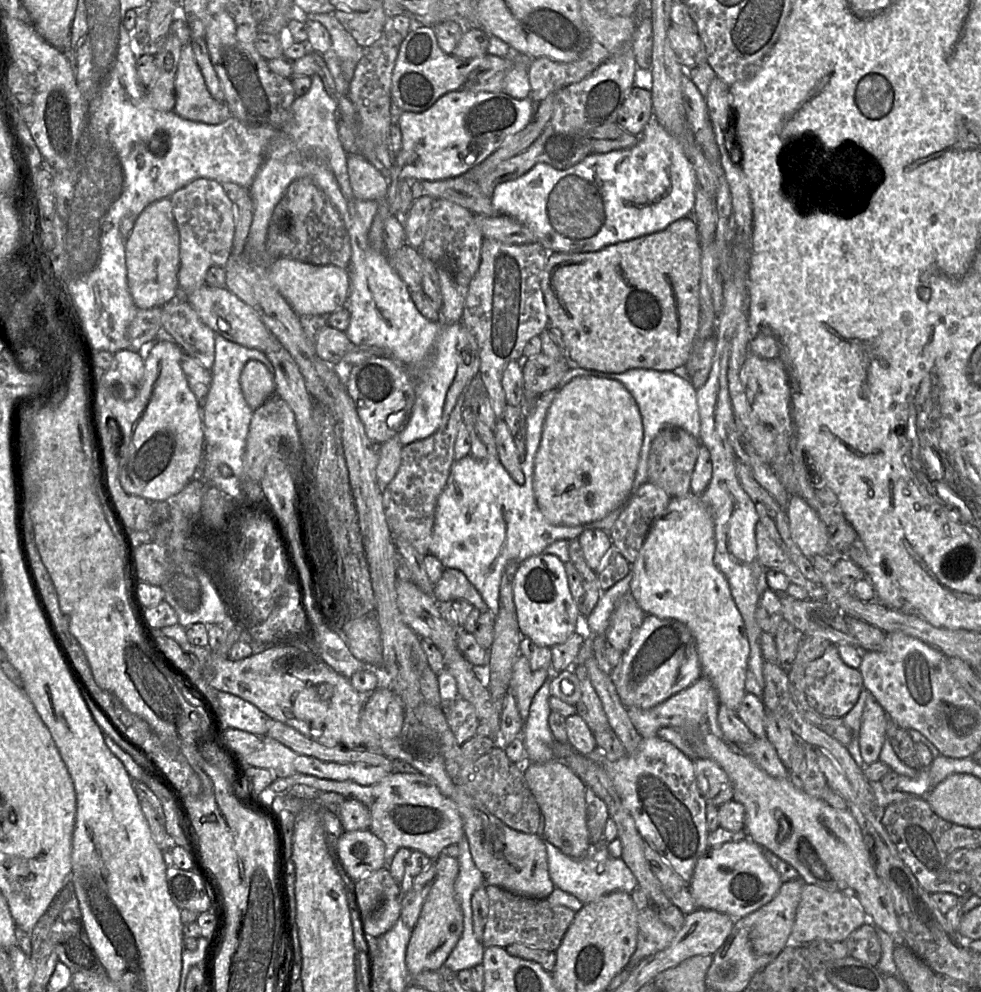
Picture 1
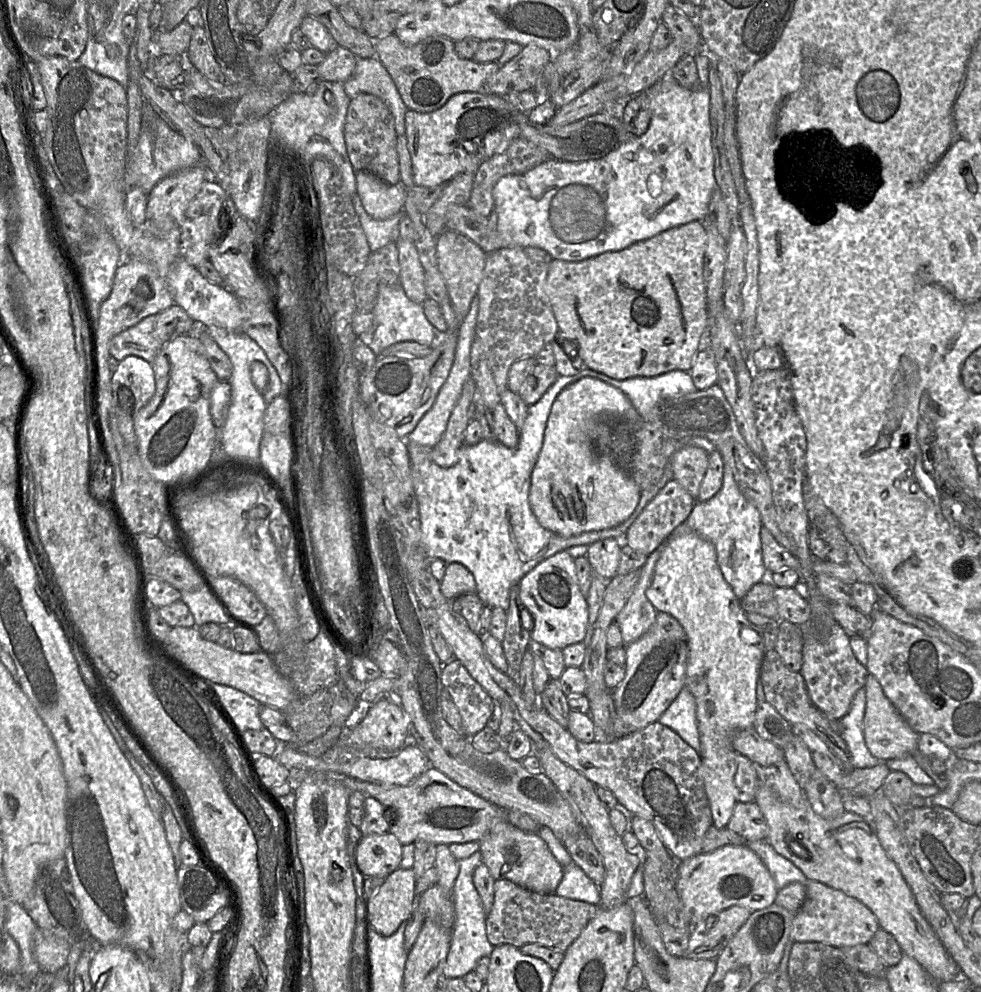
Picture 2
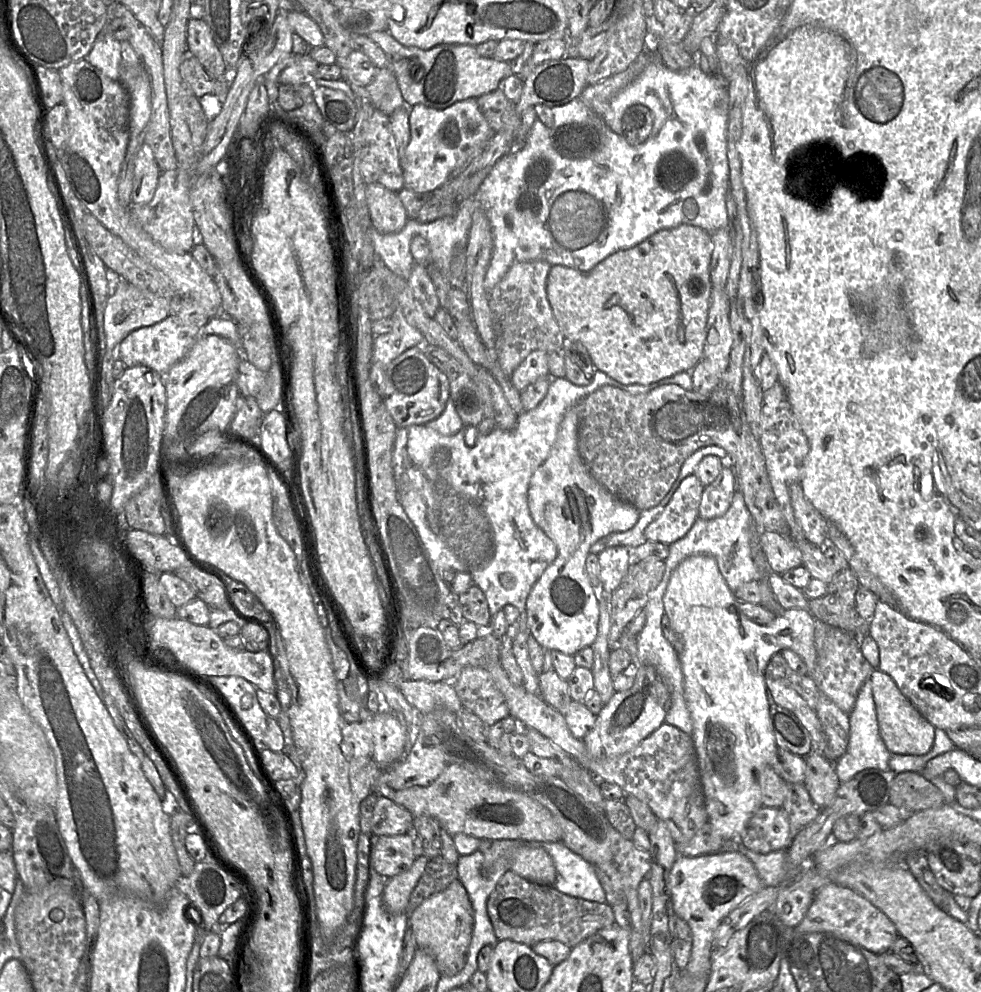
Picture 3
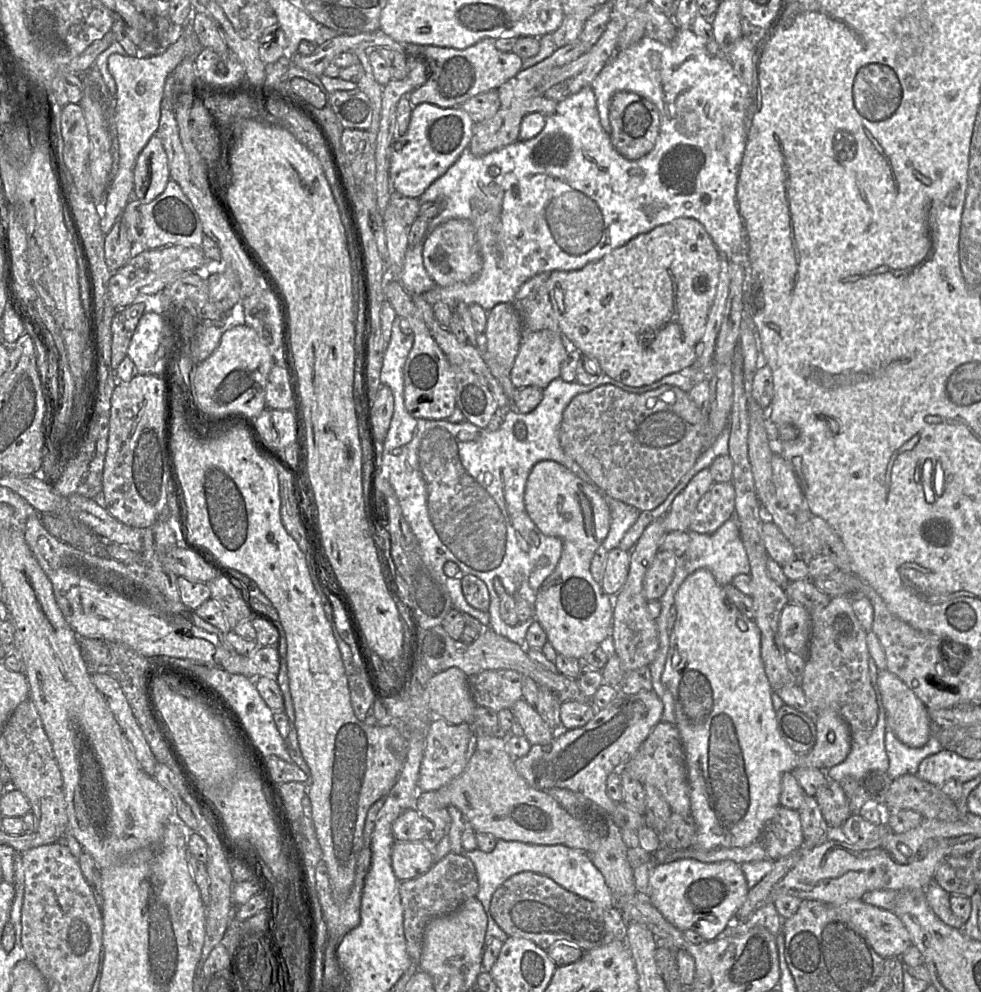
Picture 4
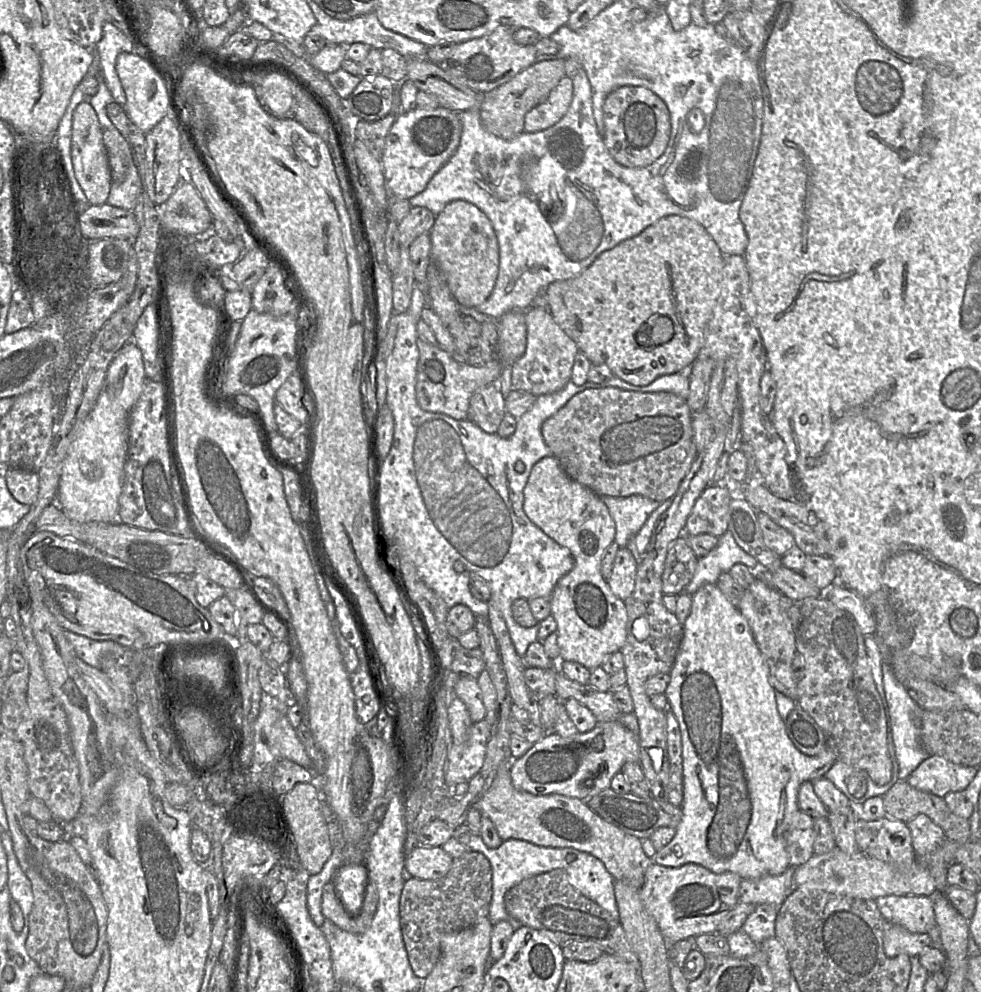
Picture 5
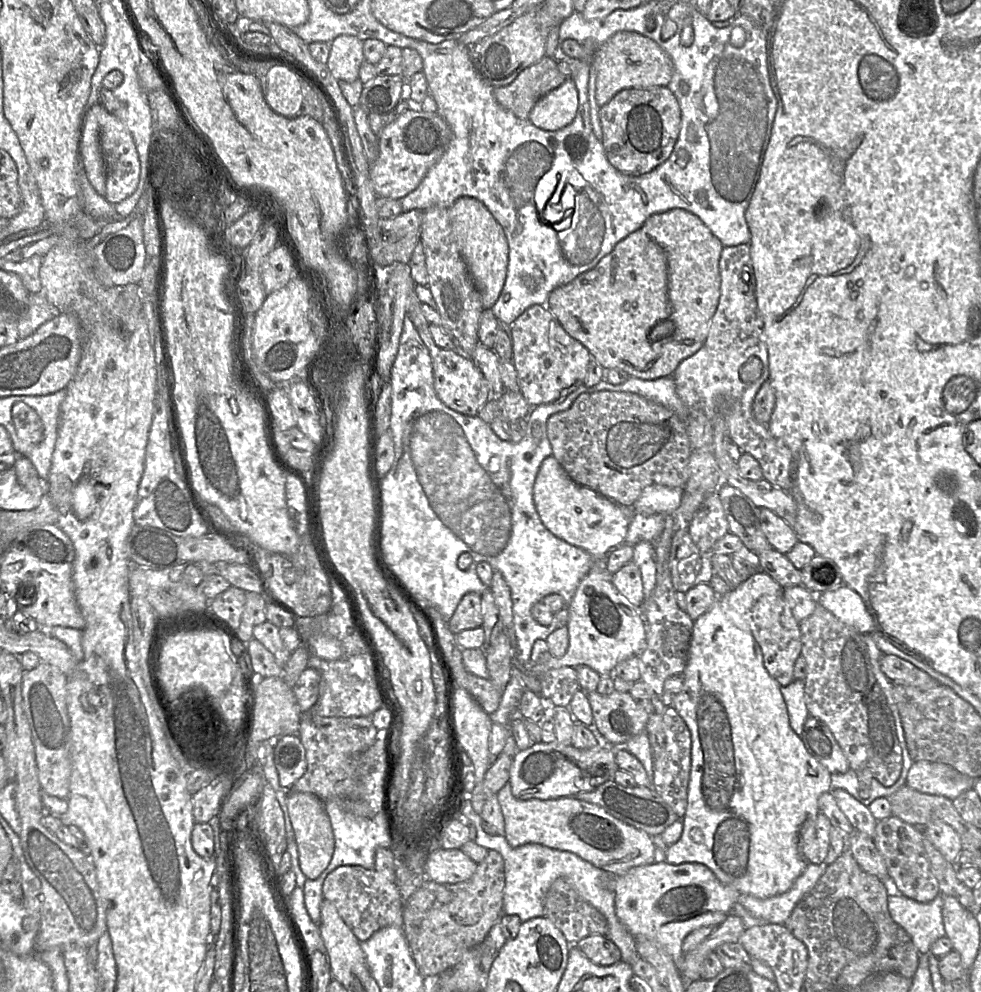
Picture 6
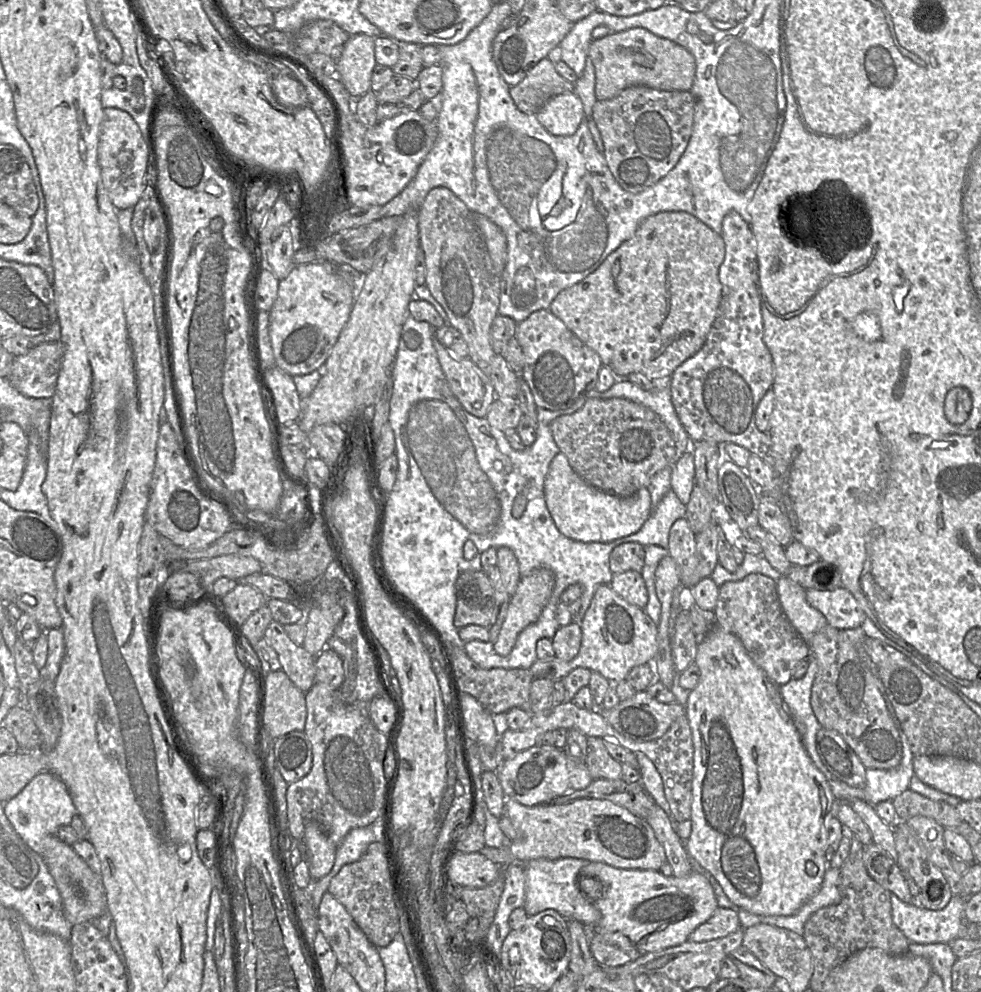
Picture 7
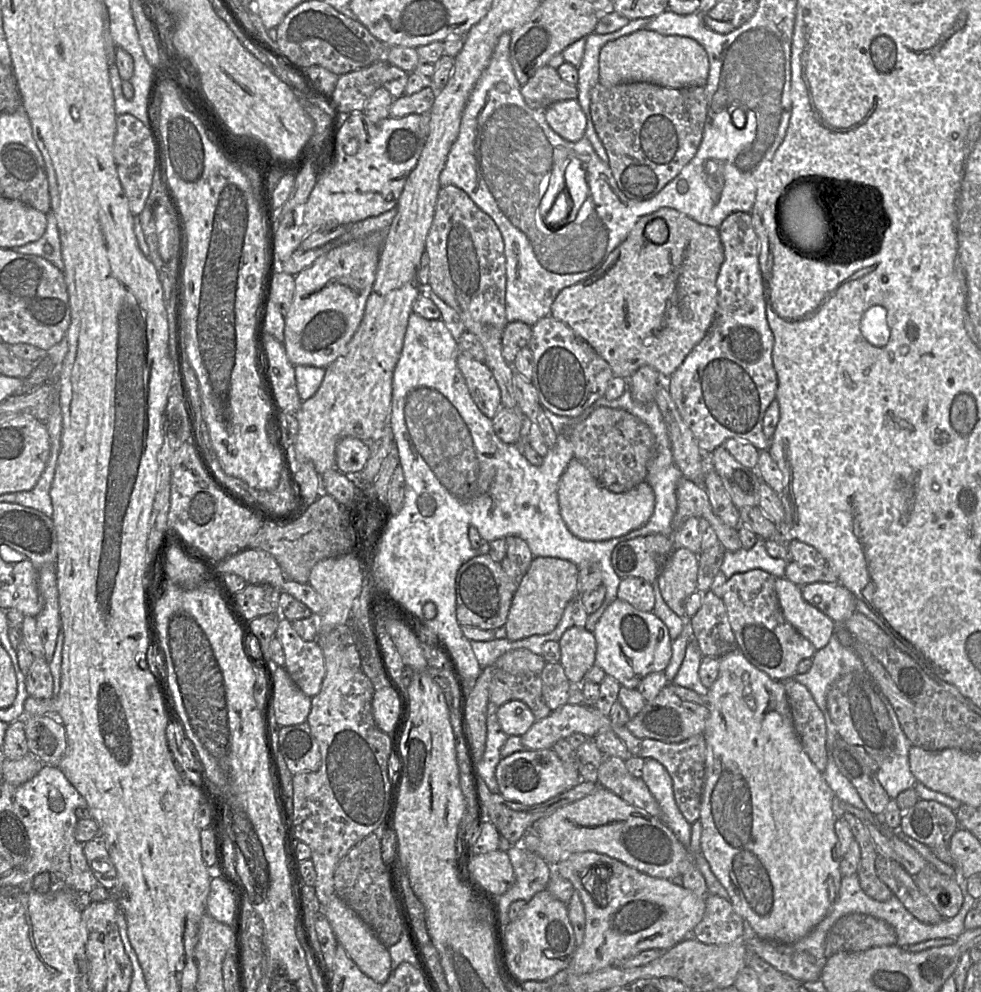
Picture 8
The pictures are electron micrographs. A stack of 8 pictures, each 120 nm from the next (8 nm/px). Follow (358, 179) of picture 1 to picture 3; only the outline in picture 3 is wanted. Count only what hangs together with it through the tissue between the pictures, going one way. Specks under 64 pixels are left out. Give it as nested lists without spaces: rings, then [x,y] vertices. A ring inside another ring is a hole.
[[[366,184],[365,198],[371,223],[380,233],[397,233],[404,227],[407,214],[398,192],[379,184]]]

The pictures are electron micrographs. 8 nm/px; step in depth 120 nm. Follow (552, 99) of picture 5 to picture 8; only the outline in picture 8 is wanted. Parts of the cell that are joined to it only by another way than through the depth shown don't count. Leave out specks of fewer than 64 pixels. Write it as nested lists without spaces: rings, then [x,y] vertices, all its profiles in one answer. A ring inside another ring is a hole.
[[[576,99],[556,102],[544,114],[551,129],[563,139],[577,142],[585,137],[586,116]]]

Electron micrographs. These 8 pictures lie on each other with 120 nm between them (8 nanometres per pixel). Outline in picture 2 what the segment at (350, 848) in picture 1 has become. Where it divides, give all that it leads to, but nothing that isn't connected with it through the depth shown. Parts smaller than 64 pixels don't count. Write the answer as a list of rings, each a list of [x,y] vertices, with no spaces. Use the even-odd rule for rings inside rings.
[[[389,832],[363,835],[355,850],[357,867],[366,877],[386,877],[400,868],[402,847]]]

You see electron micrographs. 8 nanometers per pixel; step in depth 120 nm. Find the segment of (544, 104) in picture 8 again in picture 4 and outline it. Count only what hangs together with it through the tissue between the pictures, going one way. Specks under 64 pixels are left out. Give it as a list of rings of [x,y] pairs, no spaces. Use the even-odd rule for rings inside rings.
[[[577,39],[574,42],[558,48],[550,57],[527,69],[522,69],[517,75],[503,83],[498,89],[500,107],[490,119],[475,123],[469,150],[477,157],[487,155],[495,150],[506,147],[519,139],[520,125],[526,114],[533,112],[545,116],[551,115],[557,103],[548,98],[538,96],[538,84],[543,77],[556,67],[561,67],[577,59],[585,53],[585,46]]]

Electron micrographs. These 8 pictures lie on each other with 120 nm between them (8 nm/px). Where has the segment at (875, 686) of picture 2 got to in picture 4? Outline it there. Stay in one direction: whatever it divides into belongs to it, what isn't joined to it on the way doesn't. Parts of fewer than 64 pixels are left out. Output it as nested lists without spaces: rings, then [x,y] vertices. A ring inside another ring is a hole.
[[[879,670],[878,687],[887,729],[905,745],[923,747],[931,735],[931,718],[919,697],[895,674]]]

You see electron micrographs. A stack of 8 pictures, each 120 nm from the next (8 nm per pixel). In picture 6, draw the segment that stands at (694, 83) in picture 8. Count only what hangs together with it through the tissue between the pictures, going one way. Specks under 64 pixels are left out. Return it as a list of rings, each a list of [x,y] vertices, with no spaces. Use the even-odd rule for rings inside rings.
[[[618,32],[596,49],[584,47],[573,39],[563,41],[561,48],[567,56],[584,60],[594,67],[597,74],[596,100],[600,107],[624,89],[665,87],[674,72],[673,62],[667,53],[652,39],[636,32]]]

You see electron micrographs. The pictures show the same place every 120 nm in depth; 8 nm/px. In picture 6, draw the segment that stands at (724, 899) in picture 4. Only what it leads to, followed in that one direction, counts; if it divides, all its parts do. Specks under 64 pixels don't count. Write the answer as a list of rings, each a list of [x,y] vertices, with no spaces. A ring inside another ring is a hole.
[[[667,862],[631,868],[625,874],[612,875],[615,911],[620,922],[636,938],[644,936],[661,946],[679,966],[682,943],[692,931],[719,926],[730,914],[740,893],[719,881],[705,865]]]

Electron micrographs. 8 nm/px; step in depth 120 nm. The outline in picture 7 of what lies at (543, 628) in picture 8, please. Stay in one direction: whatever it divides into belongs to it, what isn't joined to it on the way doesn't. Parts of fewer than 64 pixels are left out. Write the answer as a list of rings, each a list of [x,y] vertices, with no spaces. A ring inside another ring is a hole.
[[[548,568],[534,569],[520,578],[517,589],[510,599],[500,632],[493,644],[498,655],[509,655],[519,633],[539,619],[554,585],[555,575]]]

